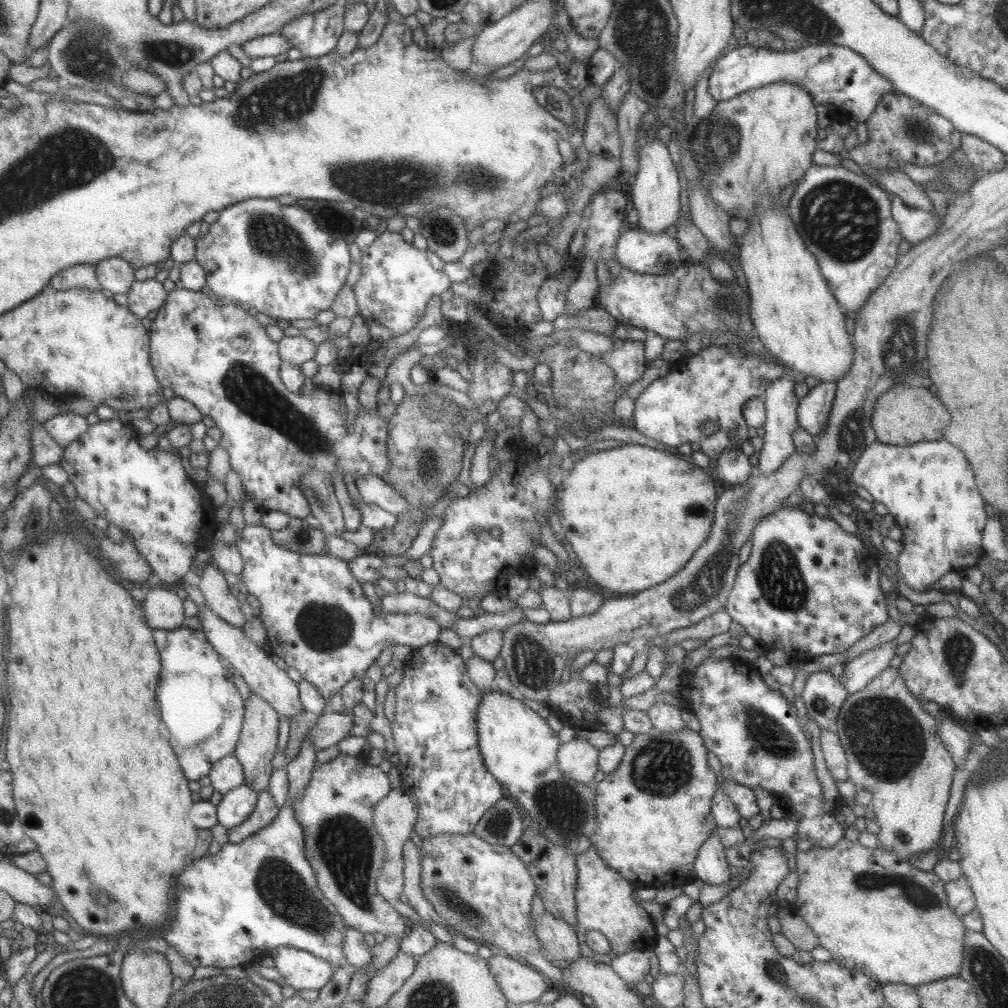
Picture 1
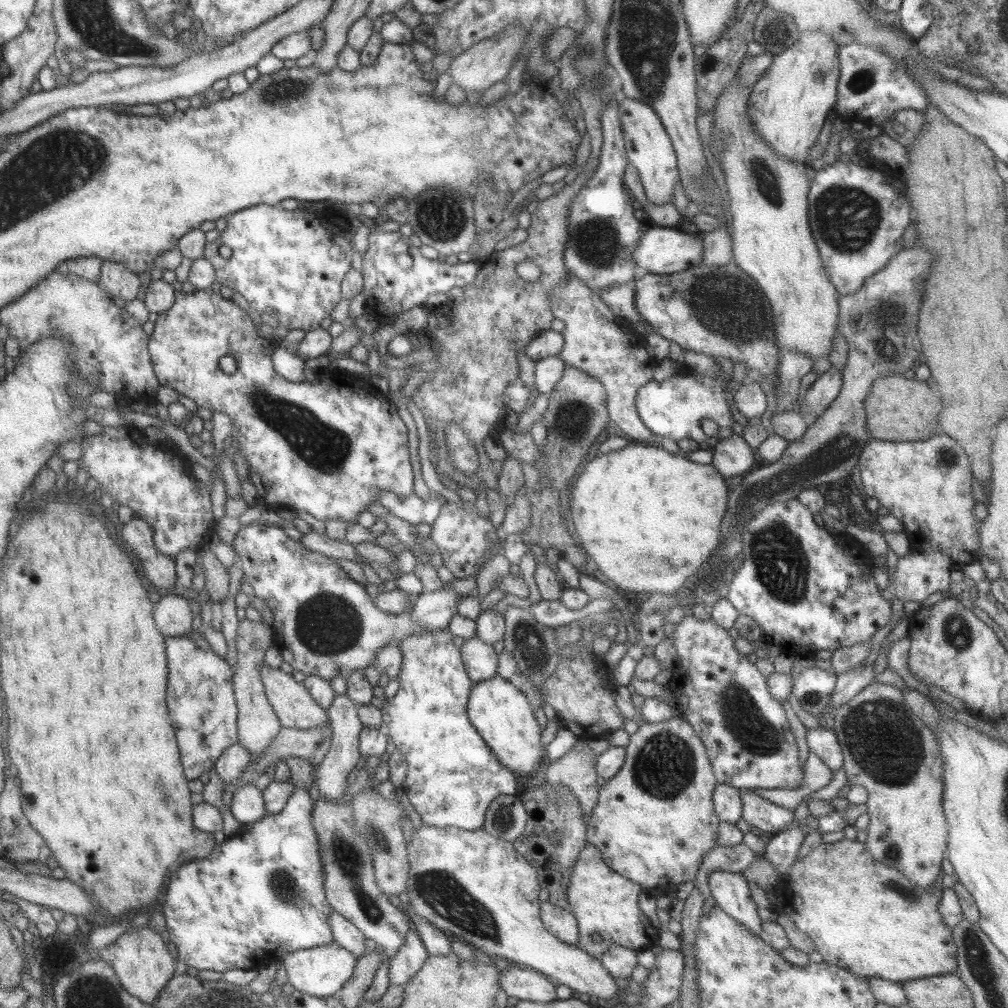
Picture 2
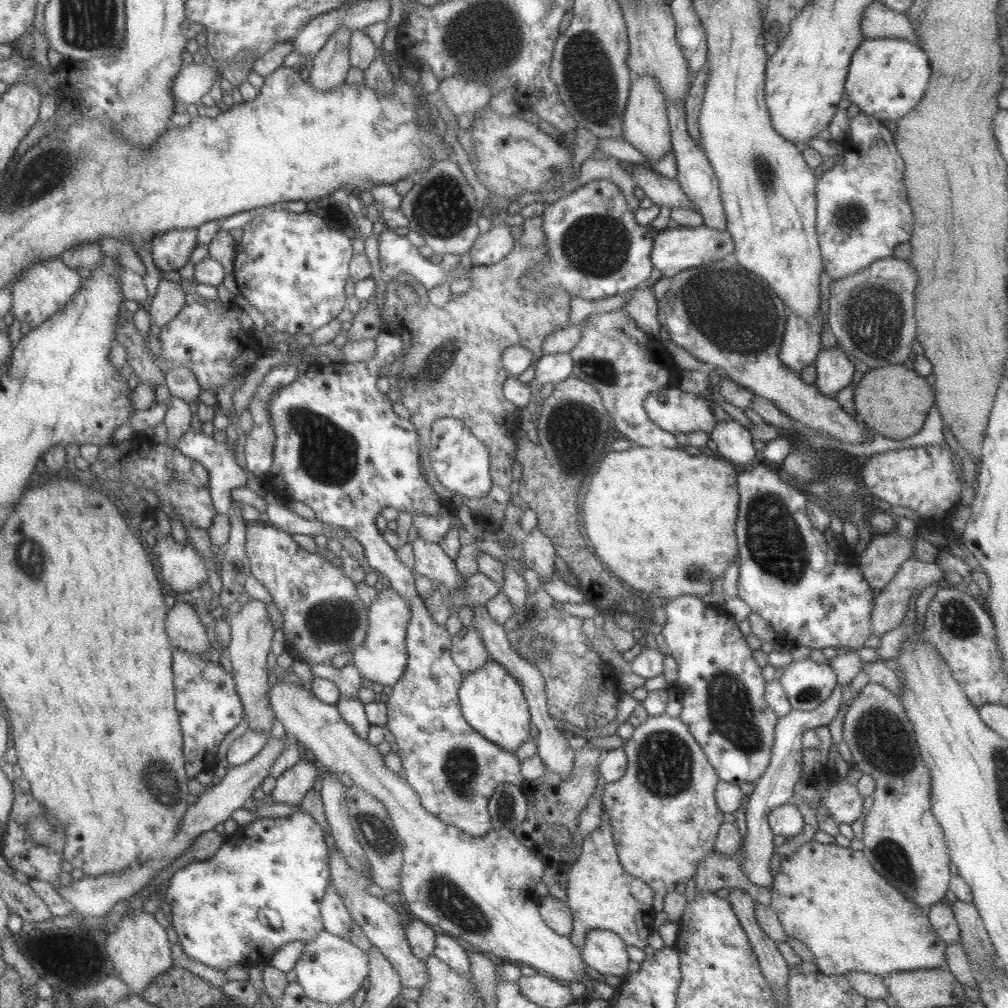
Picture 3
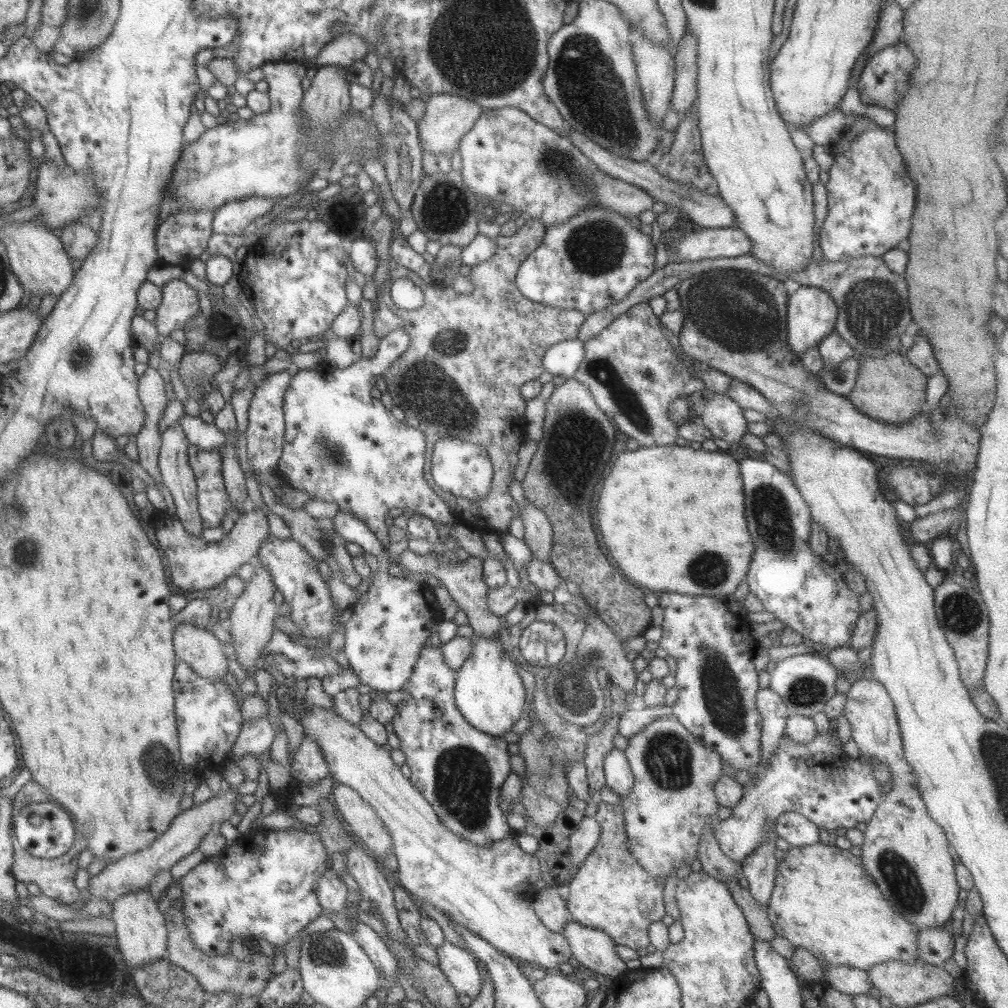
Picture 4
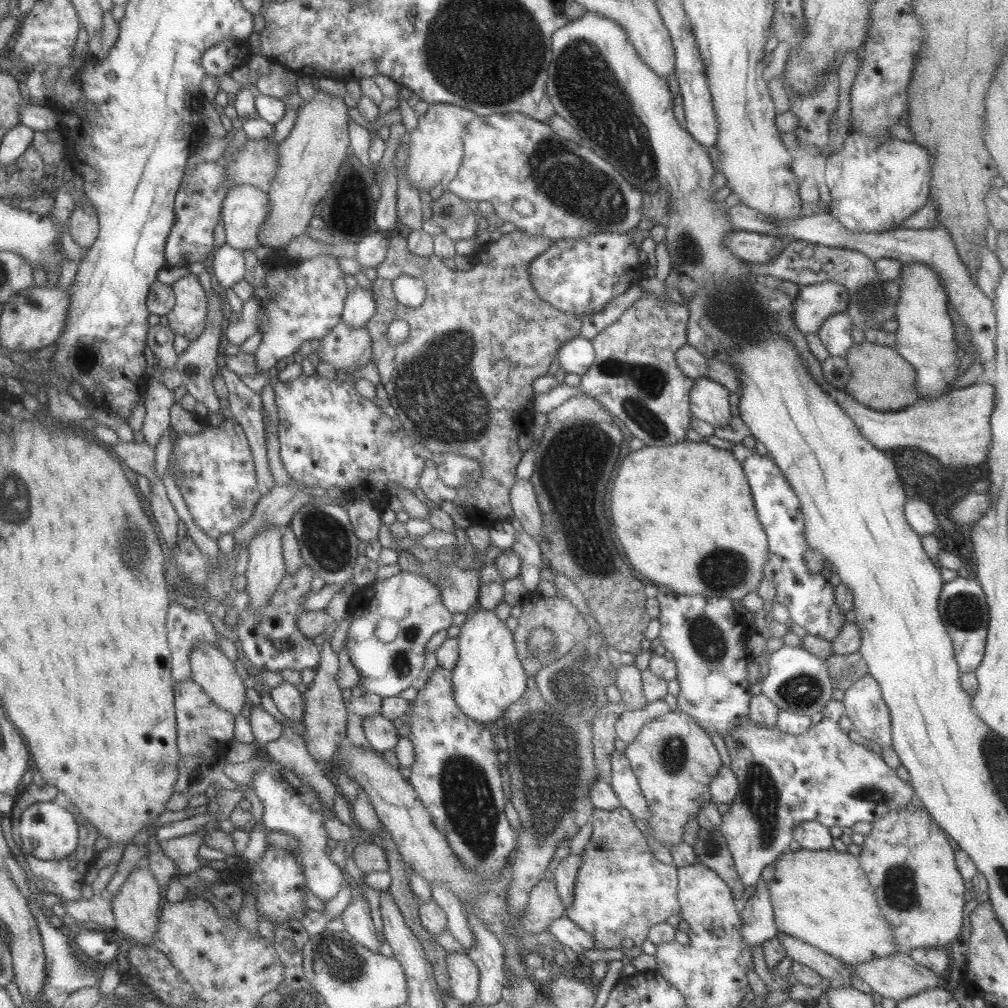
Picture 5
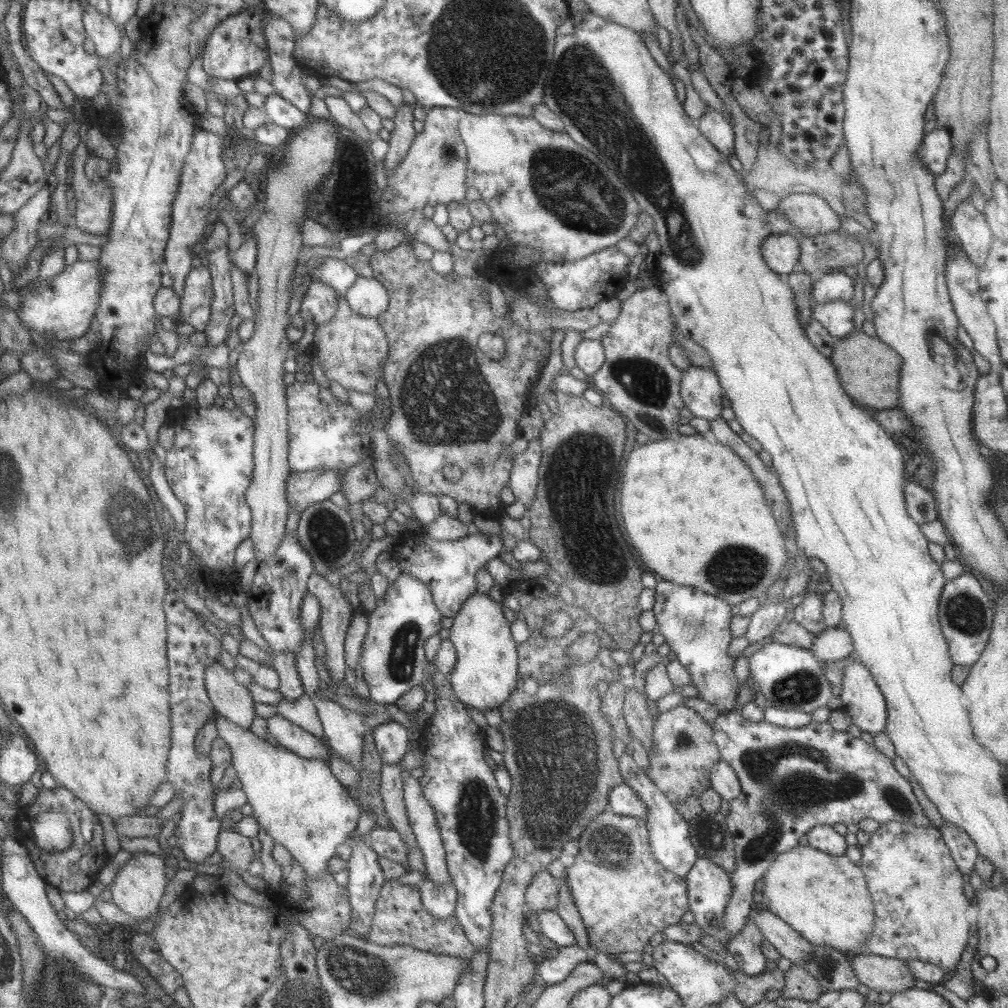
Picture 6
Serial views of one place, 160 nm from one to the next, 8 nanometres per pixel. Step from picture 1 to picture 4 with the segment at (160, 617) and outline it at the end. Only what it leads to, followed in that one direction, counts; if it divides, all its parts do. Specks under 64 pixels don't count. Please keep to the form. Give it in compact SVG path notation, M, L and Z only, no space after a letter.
M179 624L172 634L172 647L178 660L186 662L205 680L223 680L228 670L222 642L208 629Z

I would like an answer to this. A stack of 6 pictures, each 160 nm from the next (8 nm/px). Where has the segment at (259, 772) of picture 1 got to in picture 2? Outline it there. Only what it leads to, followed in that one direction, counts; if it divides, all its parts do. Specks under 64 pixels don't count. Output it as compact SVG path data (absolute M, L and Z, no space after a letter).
M245 619L238 622L235 634L237 668L233 671L231 680L237 707L237 742L247 750L252 758L256 758L273 742L281 727L273 707L265 697L263 684L259 681L260 672L258 672L260 669L258 666L264 662L264 652L272 644L273 632L270 628L255 626L251 621Z

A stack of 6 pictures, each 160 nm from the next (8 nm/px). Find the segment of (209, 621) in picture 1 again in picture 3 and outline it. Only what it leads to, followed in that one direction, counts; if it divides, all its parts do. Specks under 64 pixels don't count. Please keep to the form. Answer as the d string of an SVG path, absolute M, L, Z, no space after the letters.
M278 679L269 689L268 706L284 732L294 736L305 754L314 762L333 769L335 773L348 774L353 785L374 796L386 808L402 852L399 893L413 920L420 920L445 935L454 937L466 947L490 955L496 960L530 966L535 971L566 984L580 982L585 985L590 982L585 974L586 964L580 949L568 937L553 932L540 917L538 904L541 898L535 893L535 884L542 880L543 862L527 850L511 831L503 828L499 831L489 830L483 836L469 836L435 818L421 806L406 780L385 768L377 747L361 740L353 732L341 718L335 705L317 701L302 686Z

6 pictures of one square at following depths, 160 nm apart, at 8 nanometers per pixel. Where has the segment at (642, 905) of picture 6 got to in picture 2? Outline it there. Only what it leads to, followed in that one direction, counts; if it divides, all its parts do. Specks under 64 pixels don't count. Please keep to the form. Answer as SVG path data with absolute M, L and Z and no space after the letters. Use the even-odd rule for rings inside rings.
M586 843L579 851L566 888L569 910L578 926L576 947L597 959L600 958L603 946L616 944L637 951L657 944L659 930L652 925L646 914L640 911L641 892L642 887L613 872L613 869L604 863L599 850L591 843ZM591 934L598 934L602 938L601 941L593 941Z

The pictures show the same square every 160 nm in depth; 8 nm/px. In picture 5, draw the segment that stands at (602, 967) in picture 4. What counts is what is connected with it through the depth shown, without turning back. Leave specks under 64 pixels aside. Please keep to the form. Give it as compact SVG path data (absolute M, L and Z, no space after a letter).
M566 916L553 919L548 926L549 931L562 945L570 948L580 959L586 950L594 948L594 940L588 932L581 930Z

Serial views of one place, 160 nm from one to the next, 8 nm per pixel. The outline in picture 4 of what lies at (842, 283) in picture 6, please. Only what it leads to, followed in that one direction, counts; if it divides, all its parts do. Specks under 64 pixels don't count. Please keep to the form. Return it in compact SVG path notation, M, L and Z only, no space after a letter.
M799 285L788 296L786 306L786 338L790 352L800 358L807 349L817 347L821 339L834 330L836 312L836 304L827 292L817 287Z

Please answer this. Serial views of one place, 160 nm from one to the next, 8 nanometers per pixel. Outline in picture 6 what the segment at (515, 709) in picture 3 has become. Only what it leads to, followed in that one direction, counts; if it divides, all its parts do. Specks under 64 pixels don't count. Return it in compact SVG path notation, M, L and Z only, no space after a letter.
M477 592L467 597L453 617L448 639L455 649L456 661L447 678L457 700L482 714L501 706L515 689L518 673L518 652L501 603Z

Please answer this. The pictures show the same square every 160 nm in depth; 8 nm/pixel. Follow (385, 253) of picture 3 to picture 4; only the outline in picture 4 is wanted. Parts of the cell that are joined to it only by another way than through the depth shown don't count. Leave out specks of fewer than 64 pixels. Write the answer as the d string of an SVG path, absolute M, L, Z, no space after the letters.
M395 234L388 244L388 254L393 262L412 270L422 278L425 284L434 284L436 281L429 275L429 264L423 257L413 251L403 236Z

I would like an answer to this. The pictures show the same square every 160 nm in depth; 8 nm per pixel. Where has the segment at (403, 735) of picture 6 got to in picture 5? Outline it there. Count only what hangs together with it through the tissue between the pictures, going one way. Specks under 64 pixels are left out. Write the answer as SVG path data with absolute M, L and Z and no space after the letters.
M379 713L363 717L362 728L369 746L380 753L394 748L399 738L391 720L383 718Z

